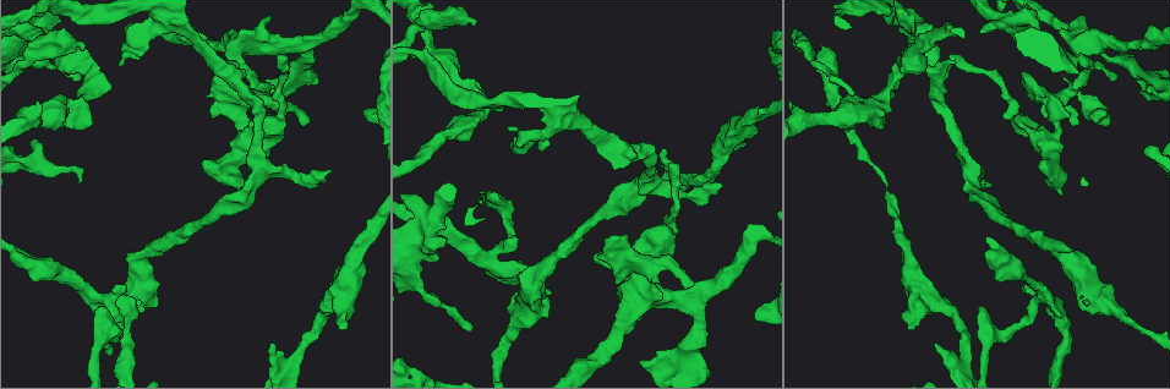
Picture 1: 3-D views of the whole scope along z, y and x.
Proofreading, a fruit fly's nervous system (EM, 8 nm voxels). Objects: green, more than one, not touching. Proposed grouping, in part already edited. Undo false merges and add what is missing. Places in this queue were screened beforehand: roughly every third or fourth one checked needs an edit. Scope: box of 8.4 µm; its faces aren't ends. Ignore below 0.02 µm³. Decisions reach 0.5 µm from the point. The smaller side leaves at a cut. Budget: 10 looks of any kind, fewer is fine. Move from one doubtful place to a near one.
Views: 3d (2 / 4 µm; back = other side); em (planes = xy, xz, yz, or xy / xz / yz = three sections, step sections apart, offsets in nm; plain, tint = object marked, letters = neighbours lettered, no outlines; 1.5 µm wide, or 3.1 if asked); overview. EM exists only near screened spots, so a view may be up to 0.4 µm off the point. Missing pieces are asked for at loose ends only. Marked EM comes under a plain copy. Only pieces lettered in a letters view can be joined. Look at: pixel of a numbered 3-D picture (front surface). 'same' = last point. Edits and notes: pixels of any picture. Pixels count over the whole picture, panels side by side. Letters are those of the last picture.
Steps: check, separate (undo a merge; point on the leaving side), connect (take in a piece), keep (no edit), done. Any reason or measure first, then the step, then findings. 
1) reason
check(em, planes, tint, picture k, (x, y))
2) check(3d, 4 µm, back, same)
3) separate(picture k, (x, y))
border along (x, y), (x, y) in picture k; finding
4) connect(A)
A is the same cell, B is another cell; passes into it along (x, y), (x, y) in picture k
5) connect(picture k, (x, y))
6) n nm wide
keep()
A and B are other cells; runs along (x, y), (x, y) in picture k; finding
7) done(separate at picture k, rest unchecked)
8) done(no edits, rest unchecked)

branch stops here
check(3d, 2 µm, picture 1, (931, 63))

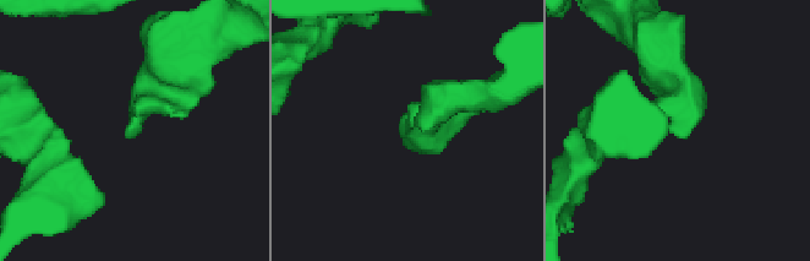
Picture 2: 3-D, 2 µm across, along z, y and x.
shape alone is not enough
check(em, planes, tint, picture 2, (683, 137))

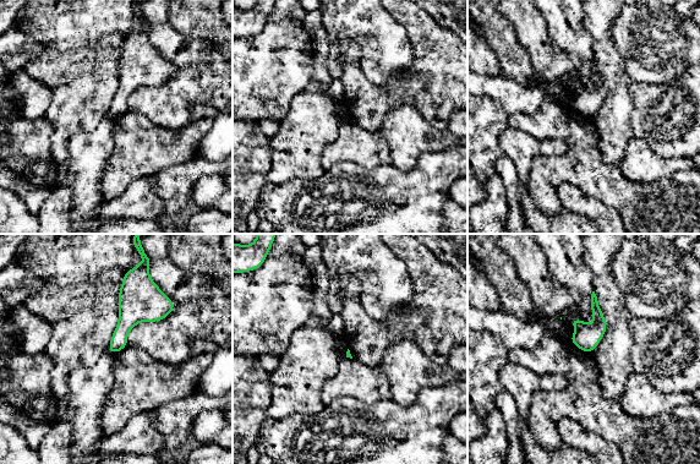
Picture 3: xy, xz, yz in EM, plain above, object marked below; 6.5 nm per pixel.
see the neighbours
check(em, planes, letters, same)

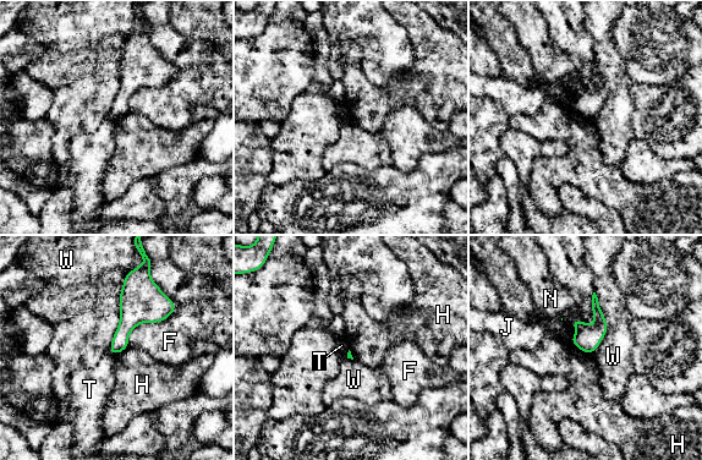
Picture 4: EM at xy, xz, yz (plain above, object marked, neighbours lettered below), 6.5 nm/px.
keep()
F, H, J, N, T and W are other cells; border along (569, 339), (581, 350), (592, 355) in picture 4; none of them fits

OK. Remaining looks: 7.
thin end
check(3d, 4 µm, picture 1, (469, 331))

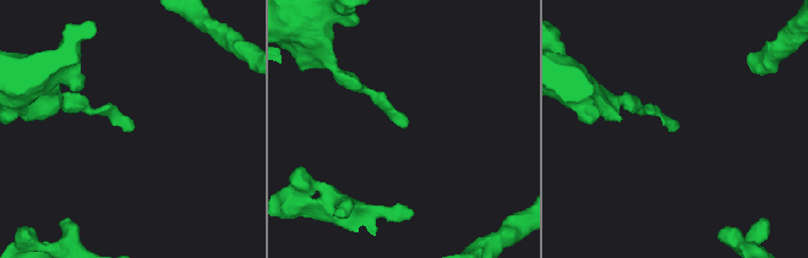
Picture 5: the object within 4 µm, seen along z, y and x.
now the EM
check(em, yz, step 4, letters, picture 5, (130, 126))

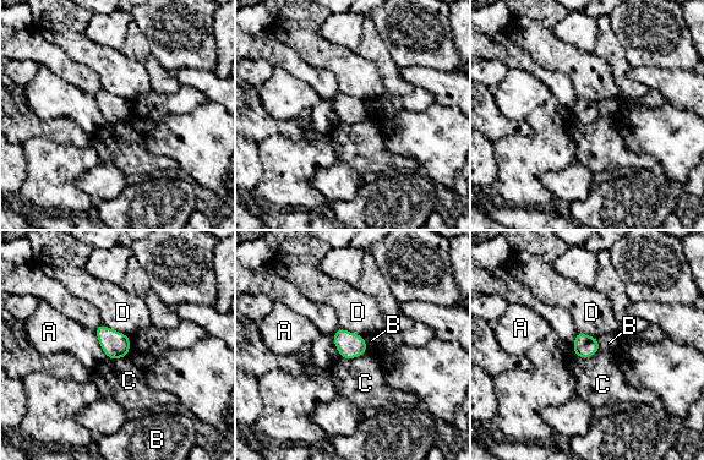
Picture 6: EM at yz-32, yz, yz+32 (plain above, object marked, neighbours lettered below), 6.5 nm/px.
keep()
A, B, C and D are other cells; border along (367, 351), (350, 359), (342, 359) in picture 6; no lettered piece goes on from it

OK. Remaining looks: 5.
branch stops here
check(3d, 2 µm, picture 1, (594, 256))

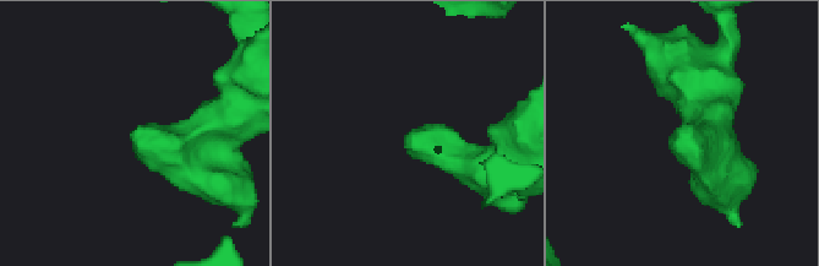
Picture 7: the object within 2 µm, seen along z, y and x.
check(em, xz, step 8, tint, picture 7, (408, 136))

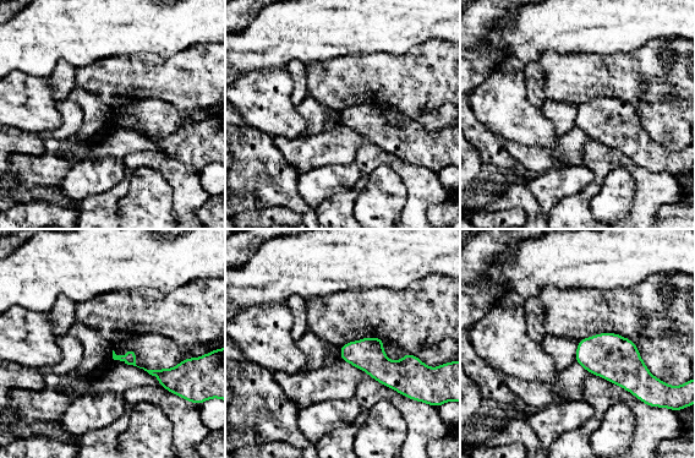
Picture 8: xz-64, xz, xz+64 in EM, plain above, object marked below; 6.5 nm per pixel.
check(em, xz, step 8, letters, same)

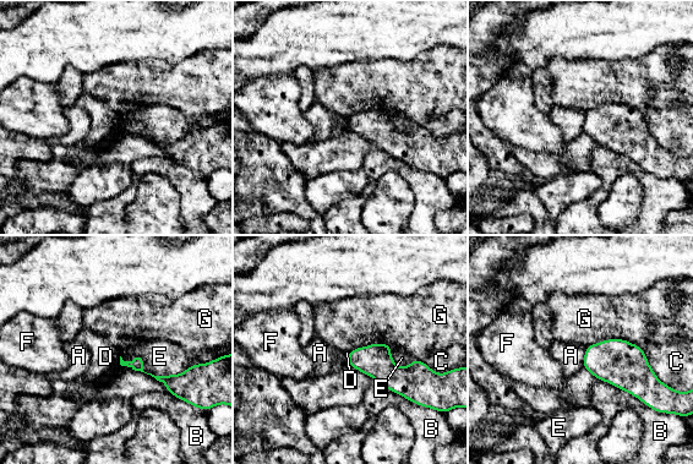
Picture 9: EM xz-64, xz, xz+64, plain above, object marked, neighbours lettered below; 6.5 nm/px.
E touches over 500 nm
keep()
A, B, C, D, E, F and G are other cells; border along (585, 347), (626, 339), (644, 351) in picture 9; none of them fits

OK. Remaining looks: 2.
free end
check(em, planes, letters, picture 1, (271, 345))

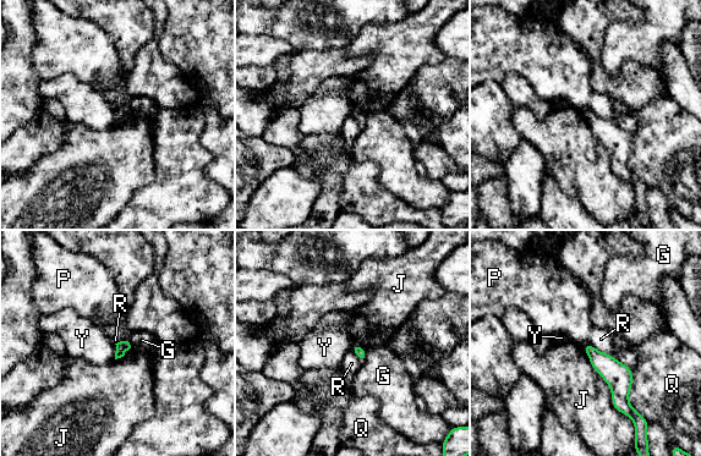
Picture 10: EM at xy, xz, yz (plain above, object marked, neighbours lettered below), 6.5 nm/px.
keep()
G, J, P, Q, R and Y are other cells; runs along (587, 346), (620, 380), (625, 410) in picture 10; no lettered piece goes on from it

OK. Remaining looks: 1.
done(no edits, rest unchecked)

